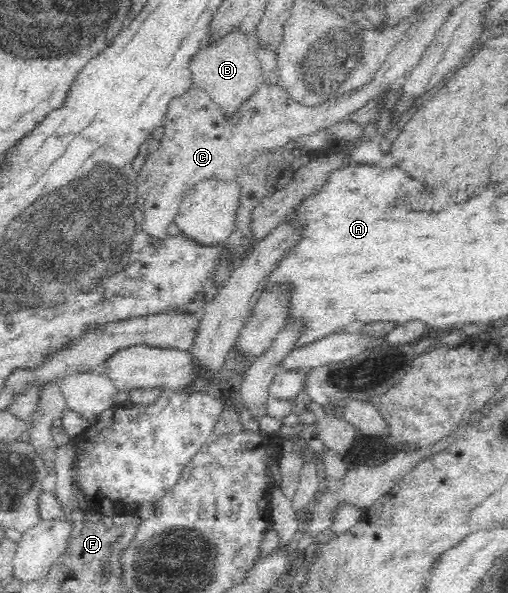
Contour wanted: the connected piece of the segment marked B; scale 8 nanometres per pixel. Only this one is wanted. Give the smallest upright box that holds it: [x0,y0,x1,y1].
[190,31,263,112]

